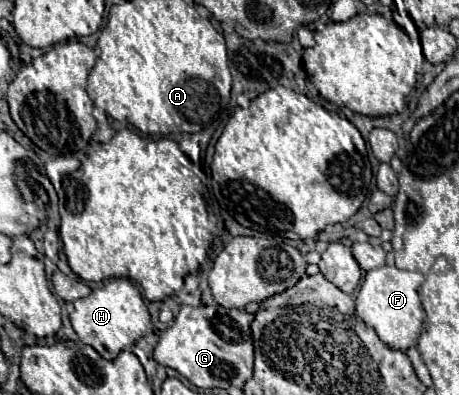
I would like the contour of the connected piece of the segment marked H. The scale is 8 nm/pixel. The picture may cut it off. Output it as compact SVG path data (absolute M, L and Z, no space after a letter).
M110 279L100 289L94 289L88 297L82 297L82 299L74 301L72 305L74 305L74 309L70 313L70 321L72 321L74 331L78 333L82 343L92 345L104 359L114 359L122 349L134 345L140 337L146 337L152 333L152 319L150 319L148 307L142 301L138 287L130 279Z

